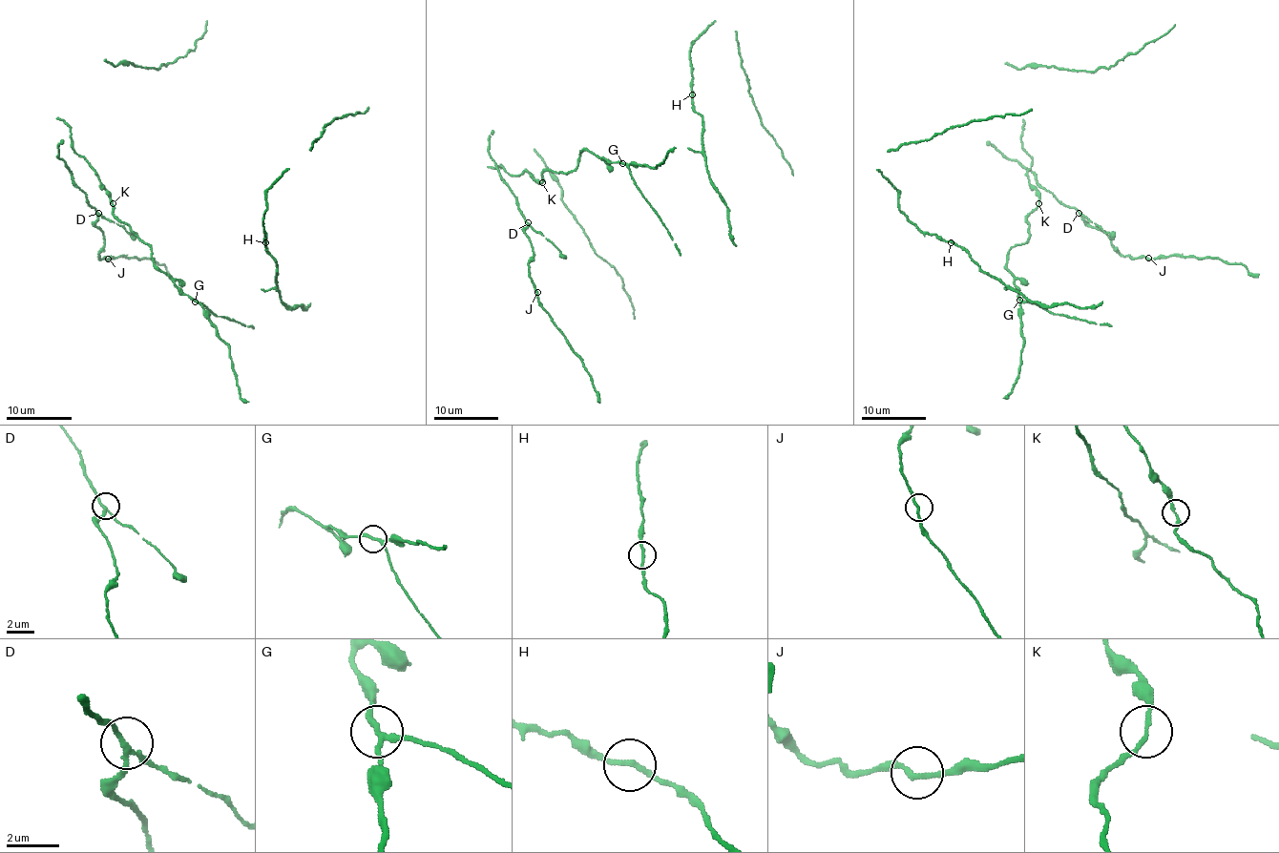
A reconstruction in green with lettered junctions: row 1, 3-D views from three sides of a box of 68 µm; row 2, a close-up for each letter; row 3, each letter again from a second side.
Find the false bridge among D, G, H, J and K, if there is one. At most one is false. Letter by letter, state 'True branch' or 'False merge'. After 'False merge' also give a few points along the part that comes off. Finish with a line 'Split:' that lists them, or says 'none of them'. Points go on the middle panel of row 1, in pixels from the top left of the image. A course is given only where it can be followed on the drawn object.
D: True branch
G: True branch
H: True branch
J: True branch
K: True branch
Split: none of them

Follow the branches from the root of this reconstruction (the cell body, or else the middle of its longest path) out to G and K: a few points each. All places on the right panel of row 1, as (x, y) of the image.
G: (1059, 315), (1019, 300)
K: (1059, 315), (1023, 301), (1007, 268), (1008, 250), (1028, 239), (1026, 217), (1039, 203)

